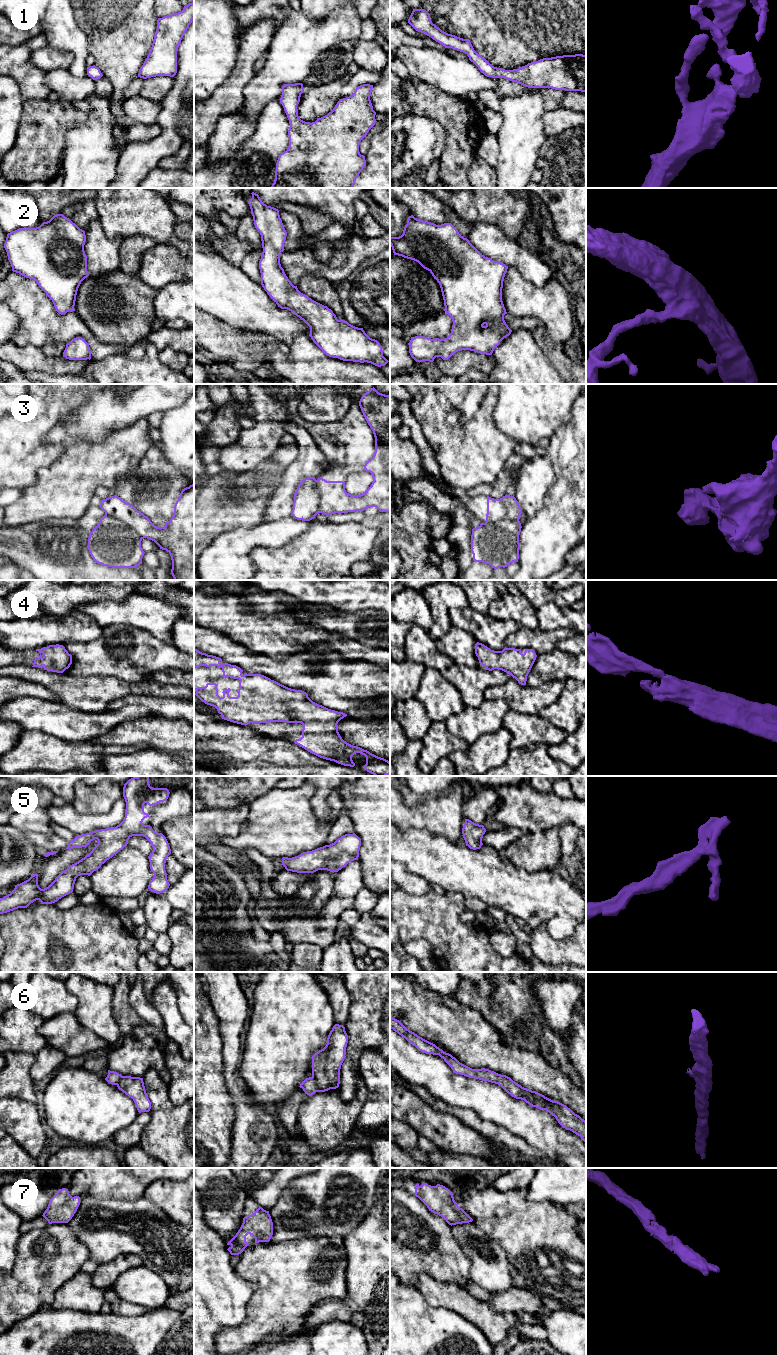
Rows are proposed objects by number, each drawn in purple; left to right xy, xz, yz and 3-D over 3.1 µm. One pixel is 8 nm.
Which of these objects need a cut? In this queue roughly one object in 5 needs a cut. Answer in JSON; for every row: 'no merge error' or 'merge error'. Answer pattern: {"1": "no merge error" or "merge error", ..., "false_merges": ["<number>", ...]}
{"1": "no merge error", "2": "no merge error", "3": "no merge error", "4": "no merge error", "5": "no merge error", "6": "merge error", "7": "no merge error", "false_merges": ["6"]}

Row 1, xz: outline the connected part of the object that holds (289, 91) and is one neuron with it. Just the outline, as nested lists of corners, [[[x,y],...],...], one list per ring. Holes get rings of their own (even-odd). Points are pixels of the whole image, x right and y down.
[[[302,83],[284,84],[280,103],[289,120],[289,146],[281,153],[276,163],[275,180],[271,188],[354,188],[356,178],[366,166],[365,156],[359,152],[361,140],[377,122],[376,112],[370,100],[373,85],[358,86],[354,93],[346,98],[339,99],[335,107],[327,115],[318,118],[315,122],[305,122],[298,116],[297,106],[301,94],[304,92]]]

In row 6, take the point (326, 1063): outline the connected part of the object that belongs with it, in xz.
[[[335,1024],[328,1035],[326,1046],[312,1056],[312,1077],[316,1080],[318,1092],[339,1087],[347,1043],[345,1027]]]

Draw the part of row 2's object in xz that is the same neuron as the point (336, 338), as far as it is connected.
[[[254,192],[251,194],[252,198],[248,204],[255,228],[261,235],[263,252],[259,261],[259,269],[261,285],[267,294],[278,307],[293,312],[310,327],[309,336],[327,356],[343,361],[367,362],[378,367],[386,365],[389,361],[383,356],[382,346],[377,340],[370,338],[363,328],[355,327],[345,320],[338,320],[331,309],[301,293],[297,286],[291,283],[280,264],[280,254],[285,250],[287,232],[280,218],[279,210],[264,204],[258,194]]]

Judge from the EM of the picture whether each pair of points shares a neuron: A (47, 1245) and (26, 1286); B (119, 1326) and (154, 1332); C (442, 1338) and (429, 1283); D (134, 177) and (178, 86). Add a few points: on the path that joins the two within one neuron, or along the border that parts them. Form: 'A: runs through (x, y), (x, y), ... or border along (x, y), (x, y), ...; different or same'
A: runs through (47, 1255), (36, 1276); same
B: runs through (128, 1332), (145, 1332); same
C: border along (419, 1290), (431, 1306), (448, 1308), (458, 1313); different
D: runs through (150, 154), (169, 135), (169, 114), (171, 109); same

